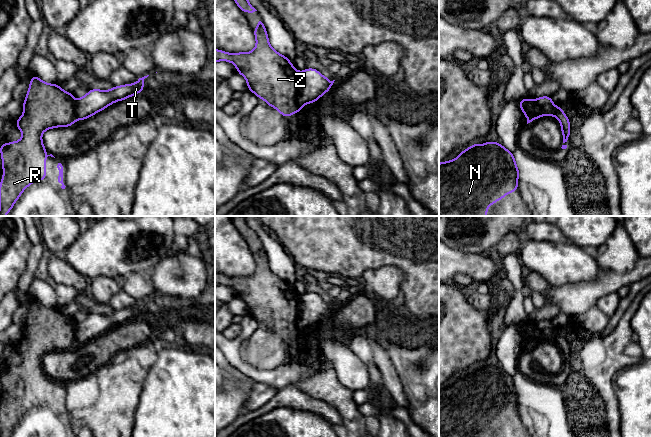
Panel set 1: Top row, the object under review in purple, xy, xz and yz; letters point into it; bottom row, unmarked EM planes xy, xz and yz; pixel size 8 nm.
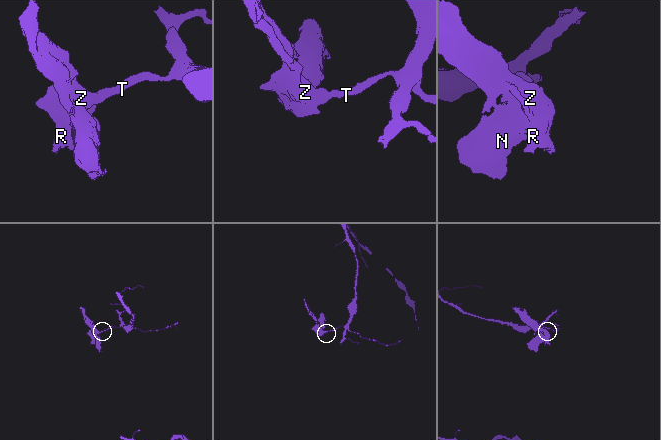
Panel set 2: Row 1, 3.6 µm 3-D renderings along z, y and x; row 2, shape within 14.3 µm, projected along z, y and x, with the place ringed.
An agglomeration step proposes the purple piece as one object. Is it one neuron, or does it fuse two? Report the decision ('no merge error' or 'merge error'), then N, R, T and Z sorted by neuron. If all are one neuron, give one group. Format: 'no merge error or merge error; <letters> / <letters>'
merge error; N R Z / T

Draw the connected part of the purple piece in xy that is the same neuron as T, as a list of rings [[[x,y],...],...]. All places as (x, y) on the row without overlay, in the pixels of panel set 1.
[[[149,299],[139,302],[136,307],[125,308],[120,310],[114,310],[110,314],[100,314],[100,313],[91,313],[83,321],[77,322],[75,327],[75,334],[77,339],[77,344],[85,344],[96,337],[104,334],[111,328],[125,324],[132,321],[135,318],[139,318],[144,314],[144,303]]]

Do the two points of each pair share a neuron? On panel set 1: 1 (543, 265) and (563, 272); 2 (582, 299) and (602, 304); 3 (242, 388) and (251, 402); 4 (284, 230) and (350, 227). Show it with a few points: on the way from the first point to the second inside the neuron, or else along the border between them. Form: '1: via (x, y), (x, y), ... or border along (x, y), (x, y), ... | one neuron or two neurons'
1: via (548, 265), (556, 265), (558, 267) | one neuron
2: border along (616, 292), (610, 292), (602, 296), (595, 305) | two neurons
3: border along (233, 377), (250, 384), (248, 397), (241, 409) | two neurons
4: via (300, 229), (303, 227), (334, 227) | one neuron

